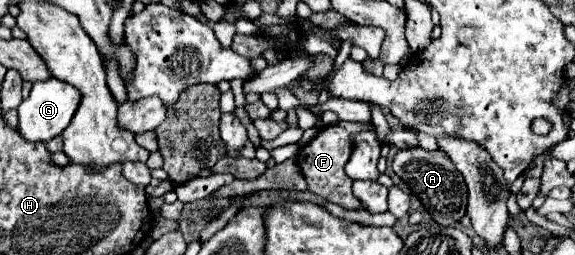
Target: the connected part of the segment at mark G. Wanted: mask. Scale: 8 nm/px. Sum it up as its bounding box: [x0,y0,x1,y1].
[18,78,80,142]

